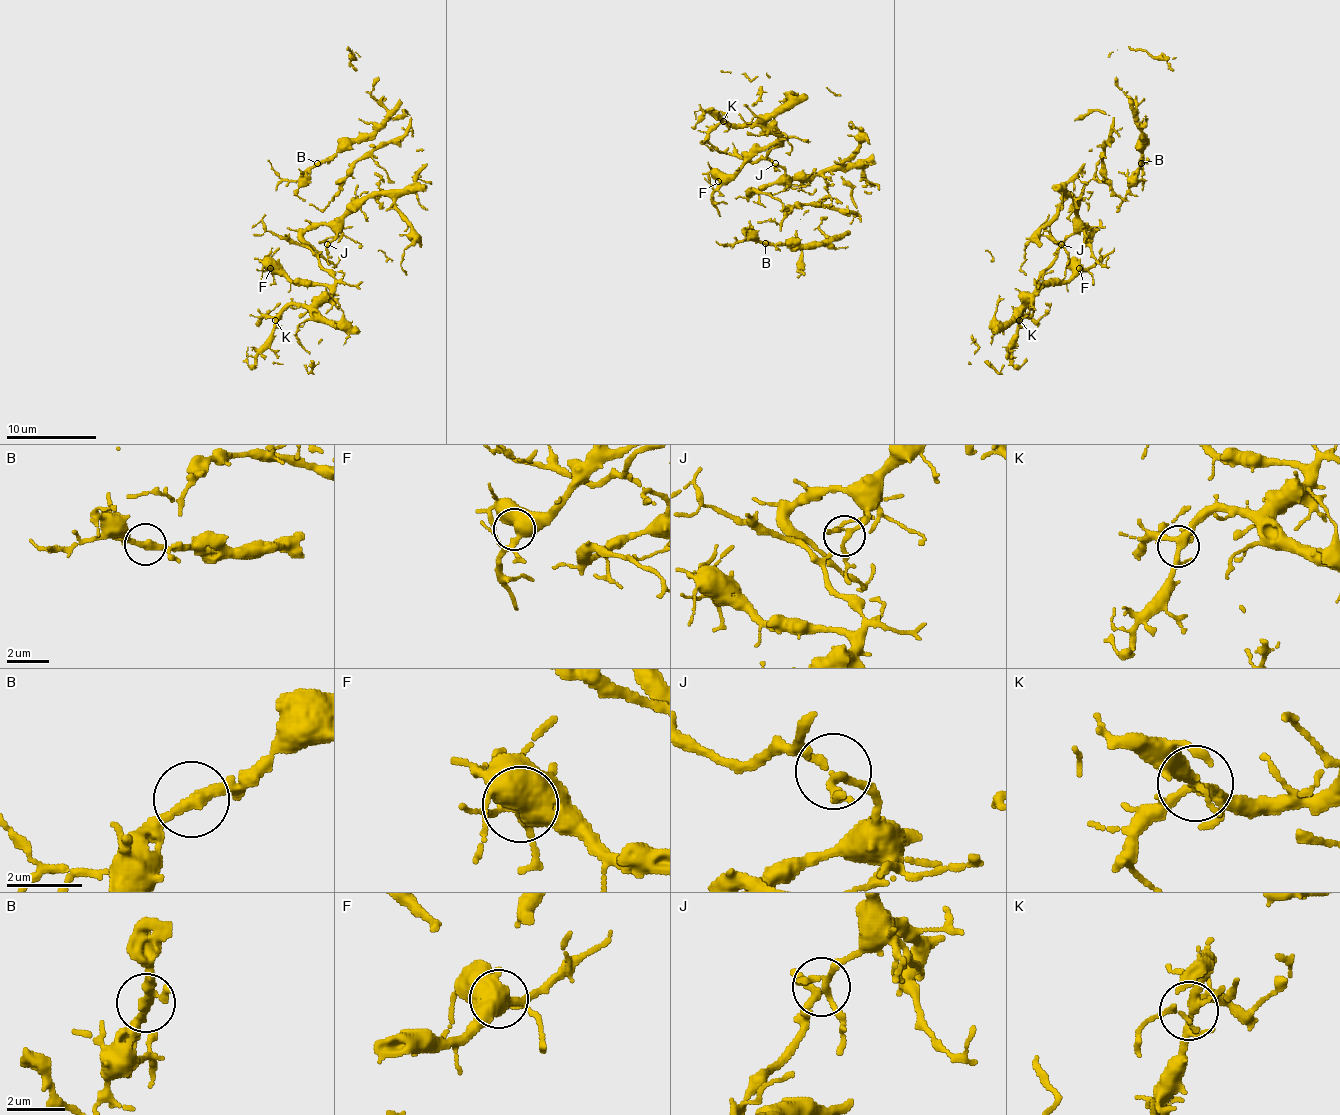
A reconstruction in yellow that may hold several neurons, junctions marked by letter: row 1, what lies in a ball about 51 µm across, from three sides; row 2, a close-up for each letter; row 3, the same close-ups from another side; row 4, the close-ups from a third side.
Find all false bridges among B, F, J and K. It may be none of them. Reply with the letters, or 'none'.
none

